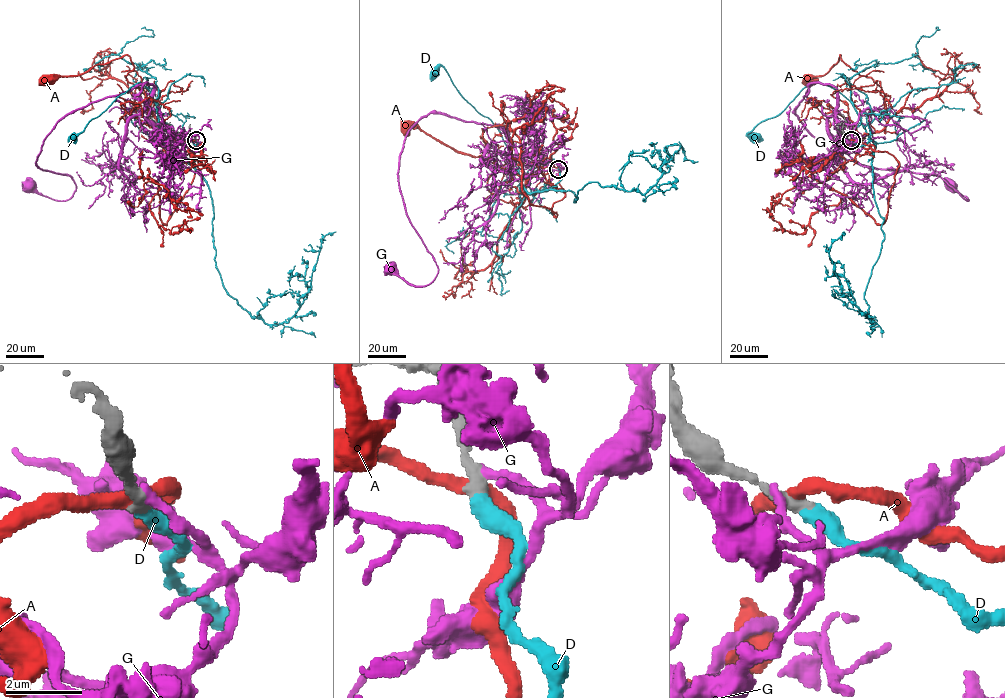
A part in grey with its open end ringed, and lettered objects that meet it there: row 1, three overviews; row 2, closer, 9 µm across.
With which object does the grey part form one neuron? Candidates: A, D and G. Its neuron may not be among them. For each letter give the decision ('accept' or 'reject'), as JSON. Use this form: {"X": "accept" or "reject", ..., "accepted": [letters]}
{"A": "reject", "D": "accept", "G": "reject", "accepted": ["D"]}

